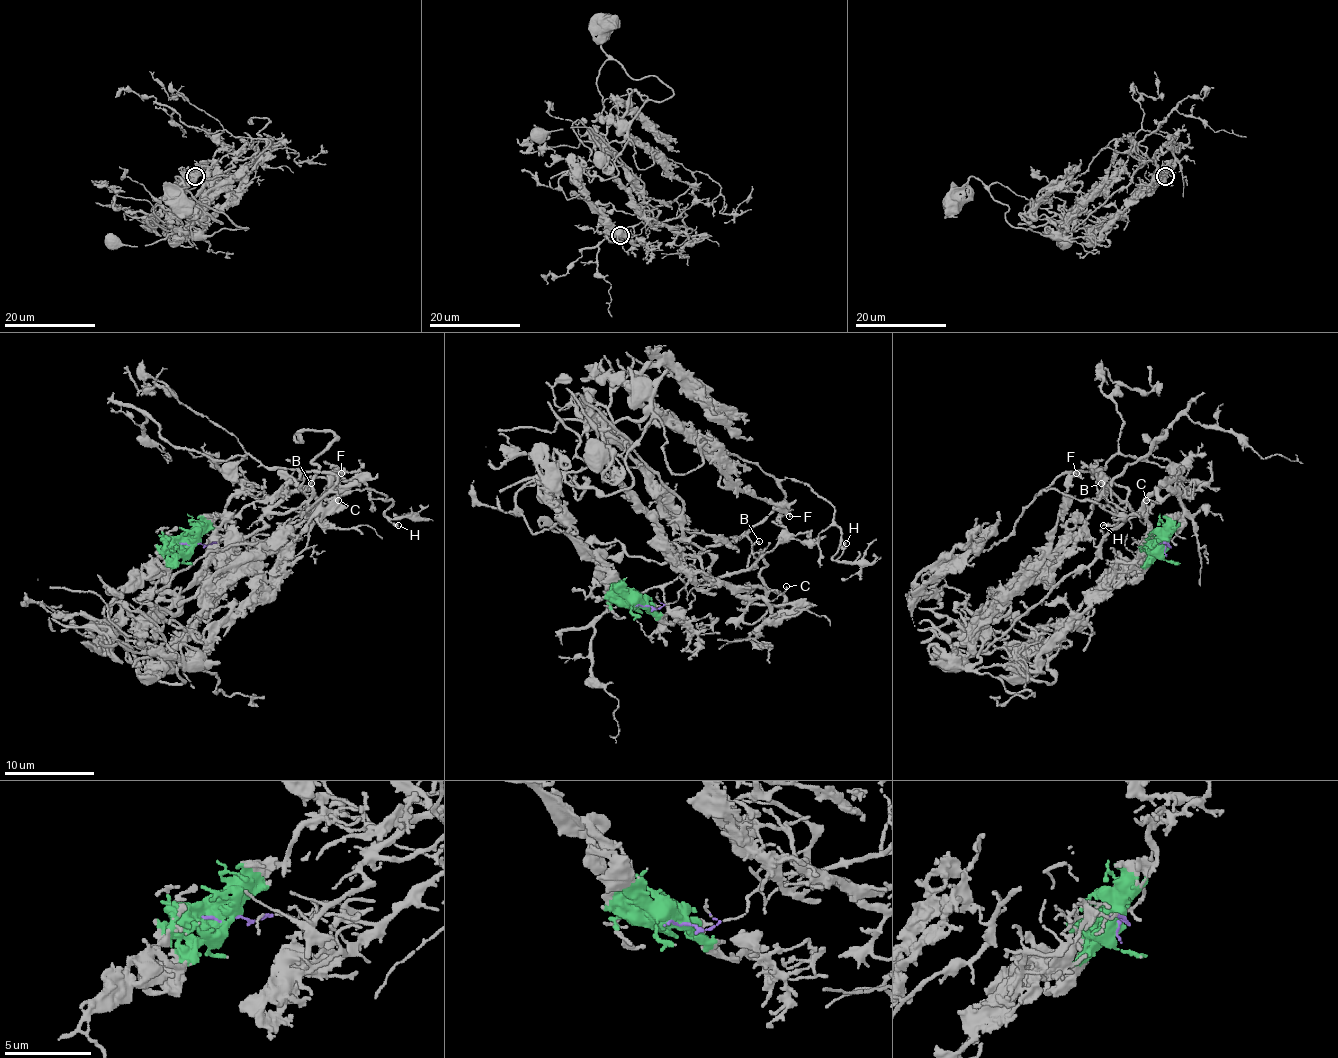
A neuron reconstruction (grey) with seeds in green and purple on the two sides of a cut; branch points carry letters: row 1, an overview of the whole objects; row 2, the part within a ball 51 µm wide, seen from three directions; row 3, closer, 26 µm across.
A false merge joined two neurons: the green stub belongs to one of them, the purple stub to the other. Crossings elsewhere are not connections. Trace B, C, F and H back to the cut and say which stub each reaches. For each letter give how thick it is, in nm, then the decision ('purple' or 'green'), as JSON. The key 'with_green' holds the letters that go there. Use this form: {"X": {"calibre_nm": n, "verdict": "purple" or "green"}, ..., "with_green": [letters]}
{"B": {"calibre_nm": 130, "verdict": "purple"}, "C": {"calibre_nm": 110, "verdict": "purple"}, "F": {"calibre_nm": 140, "verdict": "green"}, "H": {"calibre_nm": 180, "verdict": "green"}, "with_green": ["F", "H"]}

